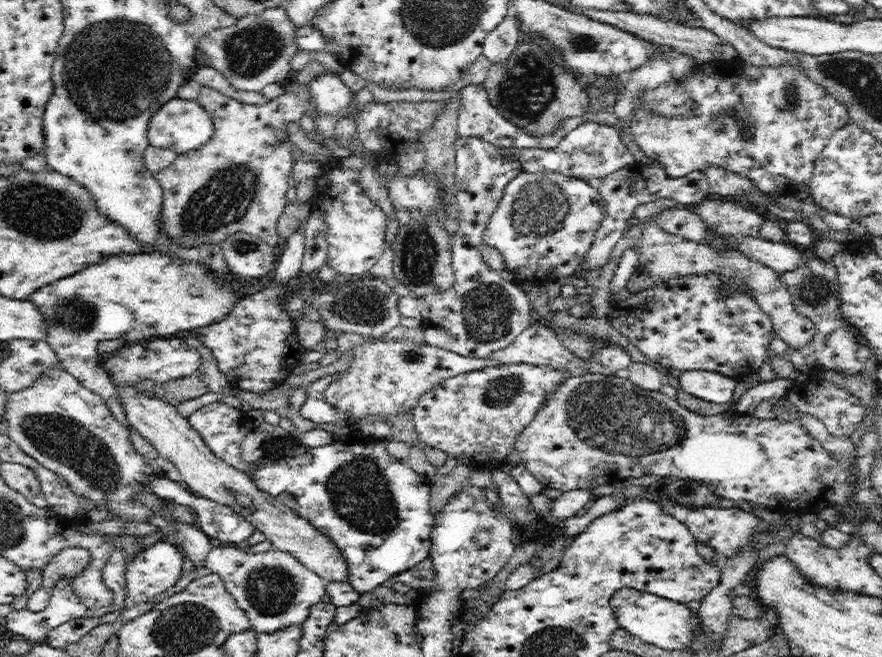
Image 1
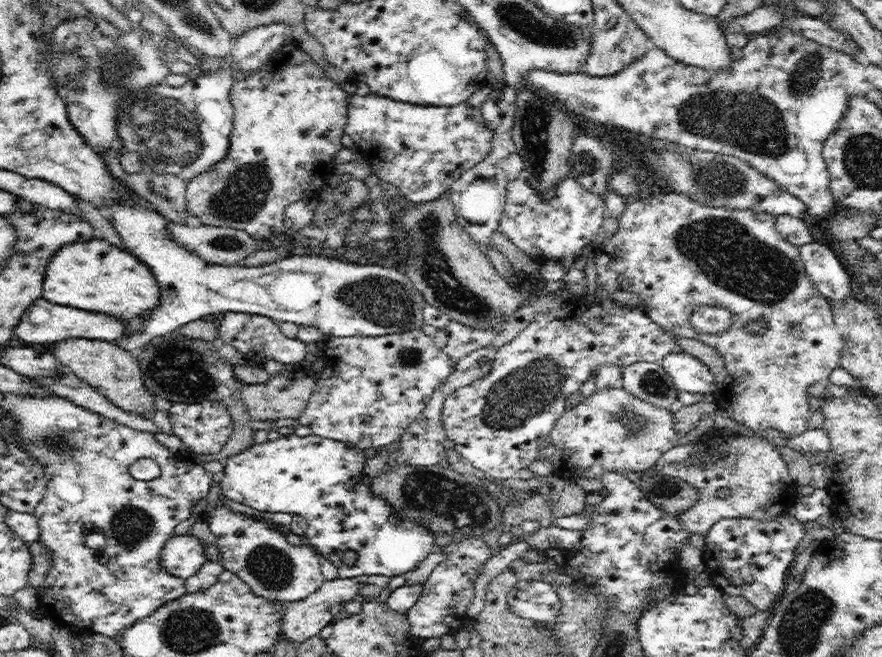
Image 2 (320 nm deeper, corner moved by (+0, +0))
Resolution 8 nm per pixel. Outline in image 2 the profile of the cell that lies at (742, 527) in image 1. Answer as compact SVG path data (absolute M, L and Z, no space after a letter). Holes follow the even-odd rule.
M788 512L778 514L774 518L722 518L704 535L704 546L701 555L705 564L705 572L714 584L726 594L740 595L758 610L771 610L778 594L784 594L788 582L790 564L796 554L796 546L805 537L802 523Z

